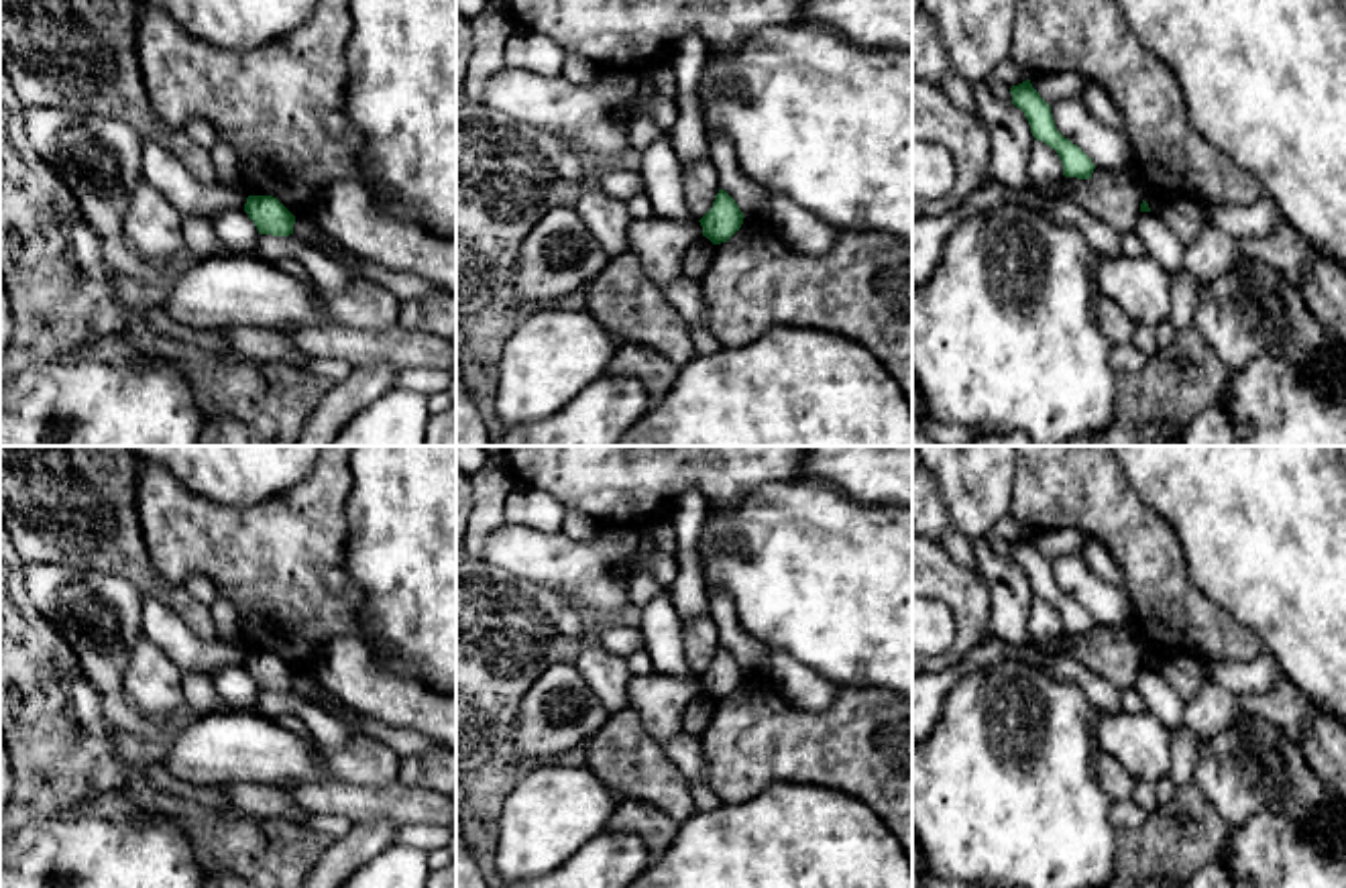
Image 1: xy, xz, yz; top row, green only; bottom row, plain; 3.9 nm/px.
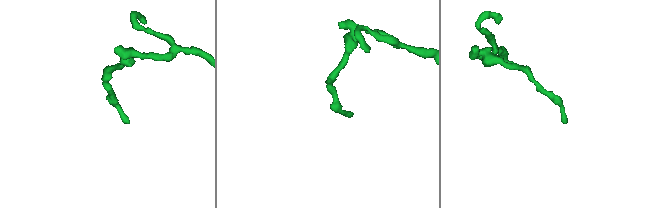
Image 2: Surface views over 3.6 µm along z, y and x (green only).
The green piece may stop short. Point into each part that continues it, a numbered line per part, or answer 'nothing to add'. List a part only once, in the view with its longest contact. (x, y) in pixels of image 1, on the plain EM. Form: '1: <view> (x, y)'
nothing to add

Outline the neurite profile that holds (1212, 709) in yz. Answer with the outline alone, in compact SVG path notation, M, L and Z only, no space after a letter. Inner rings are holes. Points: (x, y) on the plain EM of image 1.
M1205 678L1193 699L1185 703L1183 723L1199 737L1212 737L1234 725L1246 709L1230 690Z

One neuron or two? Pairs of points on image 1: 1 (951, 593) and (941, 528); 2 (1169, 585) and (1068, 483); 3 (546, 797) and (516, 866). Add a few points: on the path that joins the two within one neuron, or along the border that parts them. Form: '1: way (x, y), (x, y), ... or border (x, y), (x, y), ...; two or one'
1: border (933, 540), (982, 579); two
2: way (1145, 561), (1092, 508); one
3: way (546, 813), (546, 819), (524, 850); one

